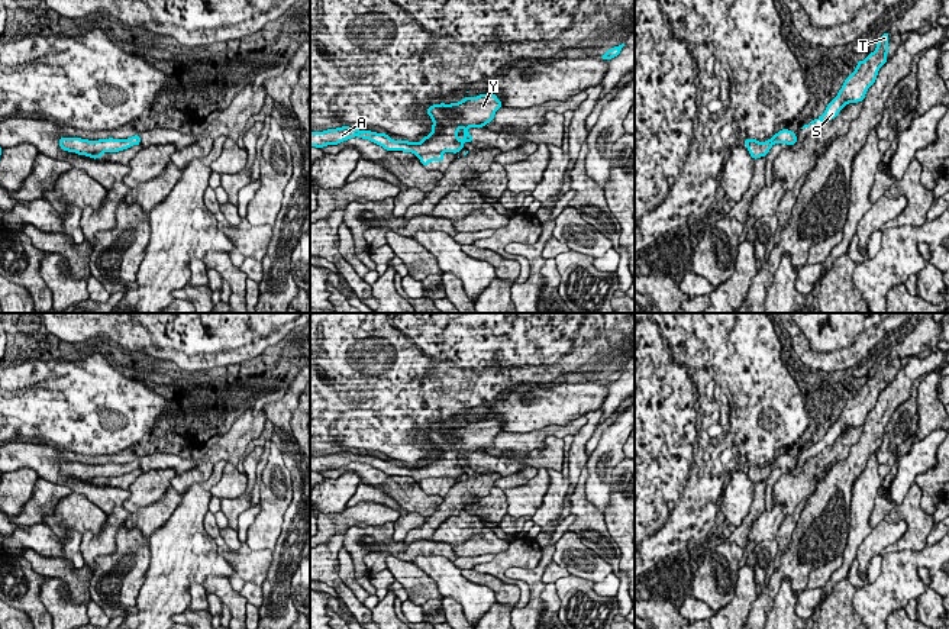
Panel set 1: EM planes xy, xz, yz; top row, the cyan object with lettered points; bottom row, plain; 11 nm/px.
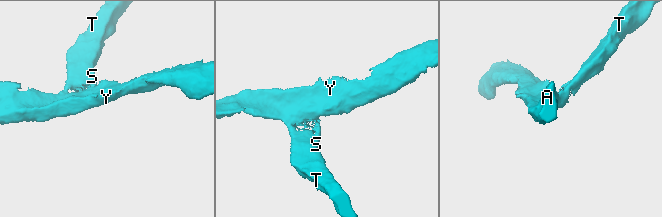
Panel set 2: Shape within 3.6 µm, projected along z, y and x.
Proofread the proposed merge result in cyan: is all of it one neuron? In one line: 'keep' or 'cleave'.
cleave

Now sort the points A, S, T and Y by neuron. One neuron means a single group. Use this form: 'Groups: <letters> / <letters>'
Groups: A Y / S T

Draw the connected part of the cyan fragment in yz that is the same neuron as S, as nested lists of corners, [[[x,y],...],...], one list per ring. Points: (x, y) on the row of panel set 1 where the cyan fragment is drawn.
[[[885,32],[877,43],[872,54],[868,54],[864,61],[858,61],[855,71],[846,77],[839,94],[827,104],[824,113],[817,119],[804,125],[801,129],[816,125],[814,122],[827,122],[835,119],[848,103],[864,101],[868,88],[875,83],[879,68],[888,61],[888,38]]]

